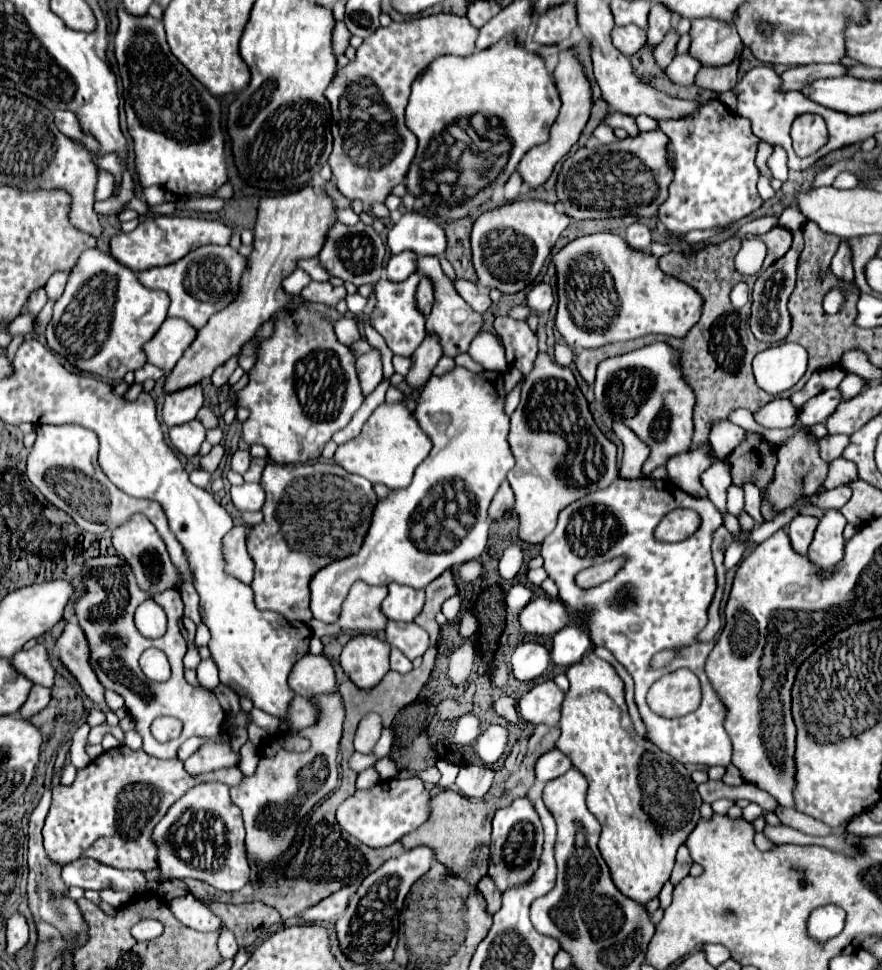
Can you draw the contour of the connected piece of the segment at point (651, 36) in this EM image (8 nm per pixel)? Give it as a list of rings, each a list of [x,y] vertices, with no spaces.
[[[654,3],[650,9],[650,17],[648,17],[648,45],[658,45],[664,35],[668,33],[668,29],[672,27],[672,19],[674,13],[670,9],[666,9],[660,3]]]

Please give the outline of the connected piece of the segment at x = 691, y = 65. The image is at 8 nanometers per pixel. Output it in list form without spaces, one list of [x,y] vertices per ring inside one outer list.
[[[690,53],[676,55],[674,61],[666,67],[668,77],[678,85],[692,85],[698,71],[700,71],[700,61]]]

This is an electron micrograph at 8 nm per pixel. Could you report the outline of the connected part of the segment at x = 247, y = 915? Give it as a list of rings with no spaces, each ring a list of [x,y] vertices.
[[[212,903],[208,905],[216,915],[222,917],[224,925],[236,933],[240,947],[250,947],[254,943],[254,931],[258,927],[272,927],[280,923],[280,913],[264,903],[242,903],[242,905],[226,905]]]

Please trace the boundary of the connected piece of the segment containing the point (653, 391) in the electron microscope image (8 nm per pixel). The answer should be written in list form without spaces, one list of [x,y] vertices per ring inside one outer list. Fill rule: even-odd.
[[[654,343],[604,359],[598,365],[594,381],[596,401],[612,415],[612,419],[620,419],[652,449],[650,459],[642,467],[644,477],[648,477],[656,467],[666,465],[668,457],[688,451],[692,441],[692,411],[696,395],[688,381],[684,381],[680,369],[680,353],[668,343]]]

